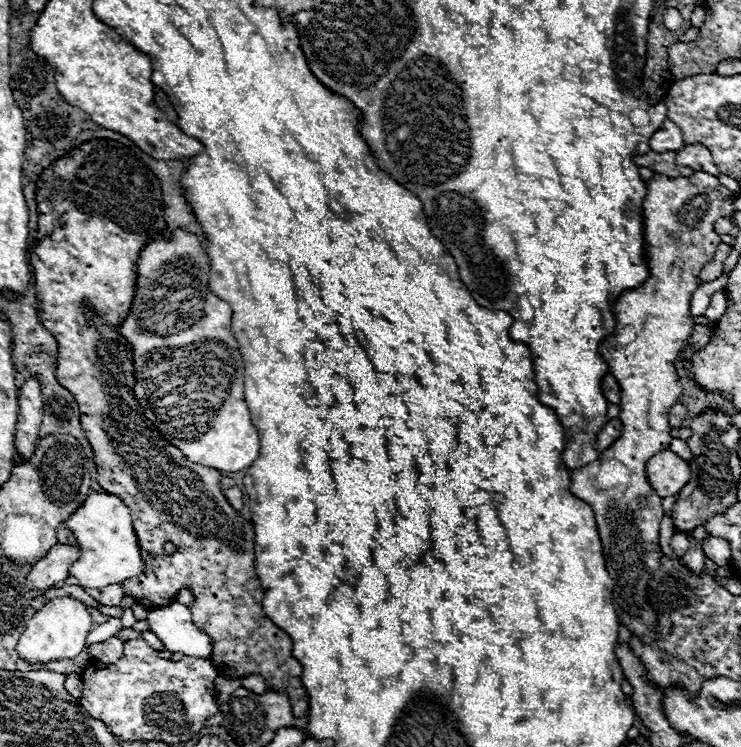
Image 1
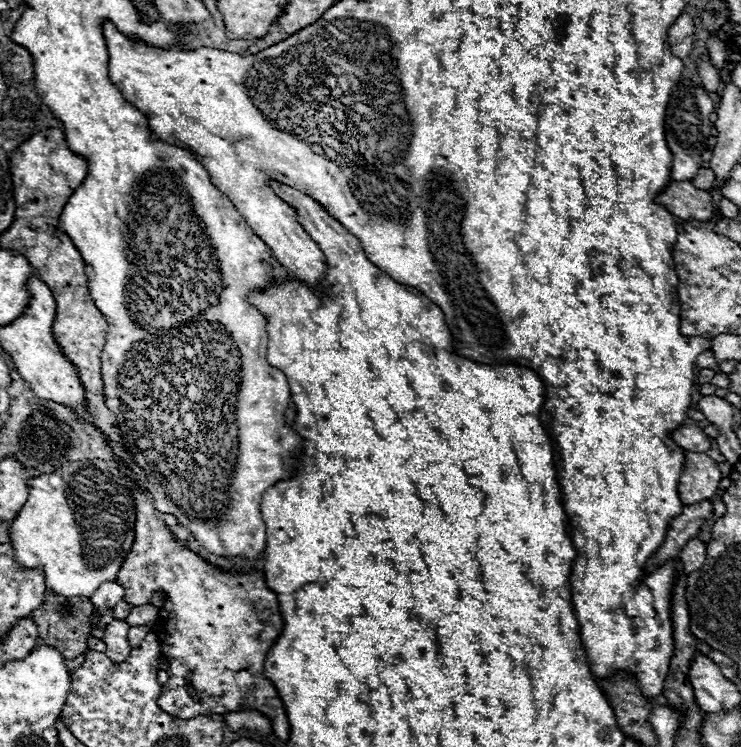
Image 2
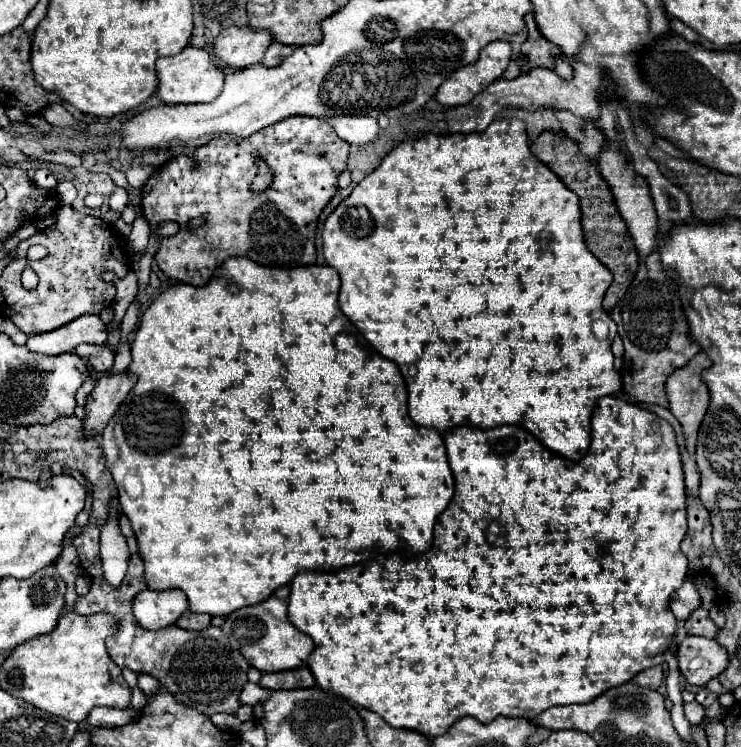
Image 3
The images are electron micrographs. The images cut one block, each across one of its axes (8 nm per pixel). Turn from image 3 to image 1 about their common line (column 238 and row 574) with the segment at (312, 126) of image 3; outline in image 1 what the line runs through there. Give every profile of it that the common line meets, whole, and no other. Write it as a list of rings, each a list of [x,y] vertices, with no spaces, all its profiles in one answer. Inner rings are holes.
[[[96,138],[96,140],[88,140],[88,142],[82,142],[80,146],[76,146],[74,150],[66,152],[64,156],[60,156],[58,160],[52,162],[52,168],[44,168],[44,172],[38,176],[38,182],[36,182],[36,194],[52,194],[52,196],[66,196],[68,194],[68,204],[64,204],[64,212],[58,214],[56,220],[52,220],[52,228],[50,232],[36,240],[36,246],[30,254],[30,266],[32,266],[32,274],[34,274],[34,282],[36,282],[36,298],[38,298],[38,316],[40,316],[40,322],[44,324],[44,328],[48,328],[48,332],[52,332],[52,336],[56,336],[56,342],[58,342],[58,370],[56,370],[56,378],[60,382],[60,386],[68,388],[72,392],[72,396],[76,398],[78,406],[80,406],[80,422],[82,428],[84,428],[84,434],[94,450],[94,464],[96,464],[96,470],[98,470],[98,484],[106,490],[106,492],[112,492],[116,496],[120,496],[132,510],[132,522],[134,522],[134,528],[136,528],[136,536],[140,540],[140,552],[144,552],[144,572],[140,576],[136,576],[136,582],[132,580],[126,580],[122,584],[124,588],[124,594],[126,596],[132,596],[136,598],[138,604],[146,606],[146,608],[154,608],[154,606],[160,606],[160,598],[168,602],[174,600],[174,596],[178,594],[180,588],[188,586],[194,596],[196,596],[196,602],[190,606],[190,612],[192,612],[192,620],[196,624],[196,628],[200,628],[202,632],[206,632],[210,638],[212,638],[212,664],[216,666],[218,674],[224,676],[224,678],[244,678],[248,674],[260,674],[264,680],[266,680],[266,686],[268,690],[276,690],[276,692],[284,692],[288,694],[290,698],[290,704],[292,704],[292,712],[294,712],[294,718],[302,718],[306,716],[308,712],[308,696],[306,696],[306,690],[302,686],[302,666],[300,662],[292,656],[292,640],[290,636],[278,628],[270,618],[266,618],[264,610],[262,610],[262,596],[264,596],[264,590],[260,588],[260,580],[256,578],[256,572],[254,572],[254,526],[252,522],[244,520],[226,500],[226,496],[222,494],[220,490],[220,472],[214,470],[214,468],[208,468],[208,466],[202,466],[202,464],[194,464],[190,462],[178,448],[172,448],[170,442],[166,442],[162,438],[160,432],[156,432],[156,428],[146,420],[146,416],[142,414],[140,406],[132,402],[132,388],[134,388],[134,368],[132,368],[132,350],[126,342],[122,342],[122,338],[118,336],[118,326],[124,322],[124,318],[128,316],[128,308],[132,304],[132,296],[134,296],[134,284],[136,284],[136,258],[138,258],[138,250],[144,248],[144,244],[148,242],[148,238],[154,234],[154,232],[164,232],[166,230],[166,220],[164,220],[164,200],[162,200],[162,190],[160,190],[160,184],[158,184],[158,178],[152,174],[152,170],[128,148],[124,146],[122,142],[116,142],[116,140],[108,140],[108,138]],[[166,542],[172,542],[176,546],[174,554],[166,554],[164,552],[164,544]]]

